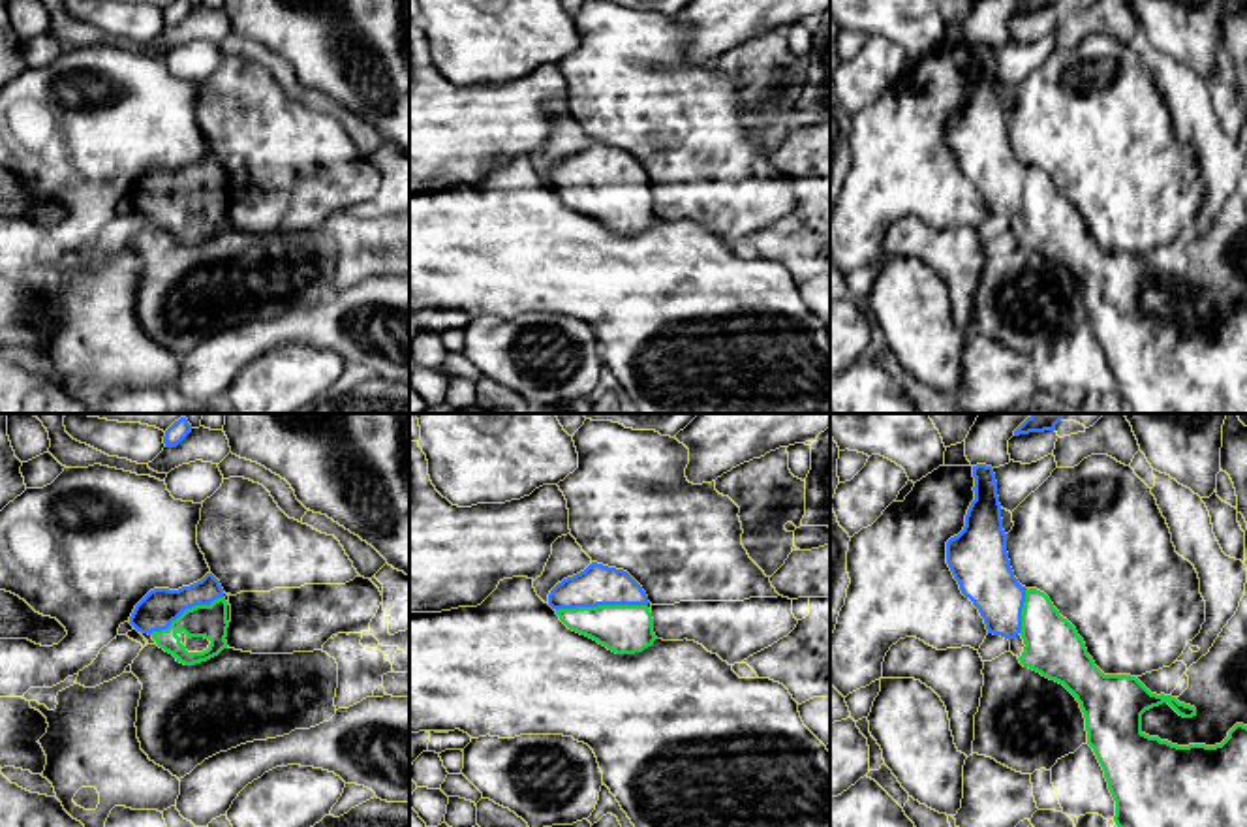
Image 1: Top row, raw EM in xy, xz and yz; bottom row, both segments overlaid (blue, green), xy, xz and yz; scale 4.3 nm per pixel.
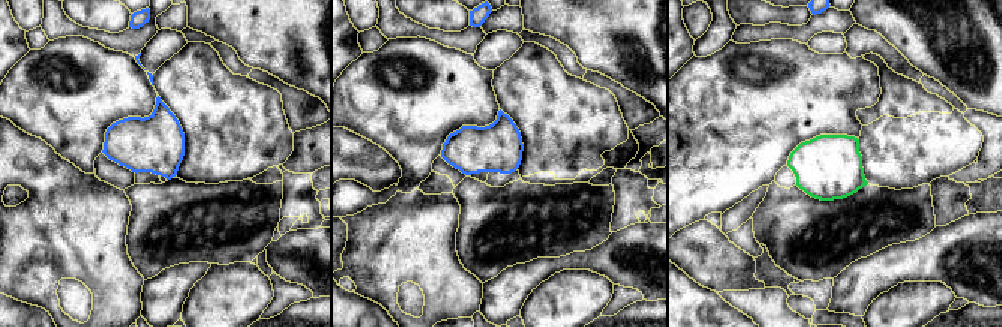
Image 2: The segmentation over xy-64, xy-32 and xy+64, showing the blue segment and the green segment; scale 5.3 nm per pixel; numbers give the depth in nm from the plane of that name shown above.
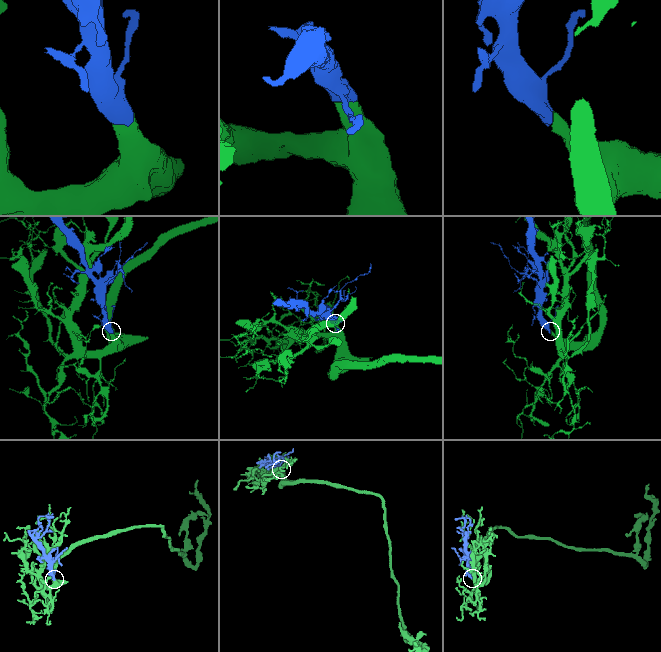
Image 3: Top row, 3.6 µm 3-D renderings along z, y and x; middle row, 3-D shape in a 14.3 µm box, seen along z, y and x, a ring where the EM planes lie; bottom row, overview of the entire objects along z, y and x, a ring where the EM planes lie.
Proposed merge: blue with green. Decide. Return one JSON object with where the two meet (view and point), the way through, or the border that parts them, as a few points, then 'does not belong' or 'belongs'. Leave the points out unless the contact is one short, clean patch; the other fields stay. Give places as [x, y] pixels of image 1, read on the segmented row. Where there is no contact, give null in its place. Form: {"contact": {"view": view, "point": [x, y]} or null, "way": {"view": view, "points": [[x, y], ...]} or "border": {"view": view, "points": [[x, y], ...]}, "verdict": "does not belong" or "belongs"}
{"contact": {"view": "xz", "point": [601, 604]}, "way": {"view": "xz", "points": [[598, 585], [601, 604], [622, 628]]}, "verdict": "belongs"}

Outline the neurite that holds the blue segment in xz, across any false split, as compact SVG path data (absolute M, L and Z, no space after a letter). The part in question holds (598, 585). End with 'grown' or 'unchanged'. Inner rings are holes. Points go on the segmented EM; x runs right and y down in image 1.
M592 562L548 594L548 605L573 632L616 654L635 654L657 639L642 586L624 570Z | grown

